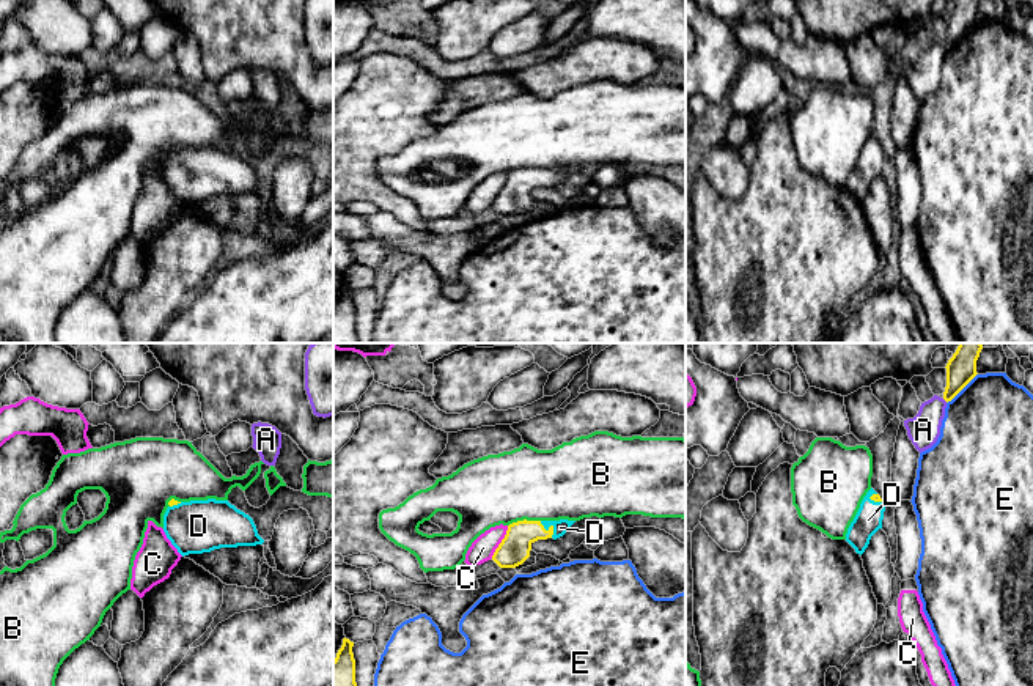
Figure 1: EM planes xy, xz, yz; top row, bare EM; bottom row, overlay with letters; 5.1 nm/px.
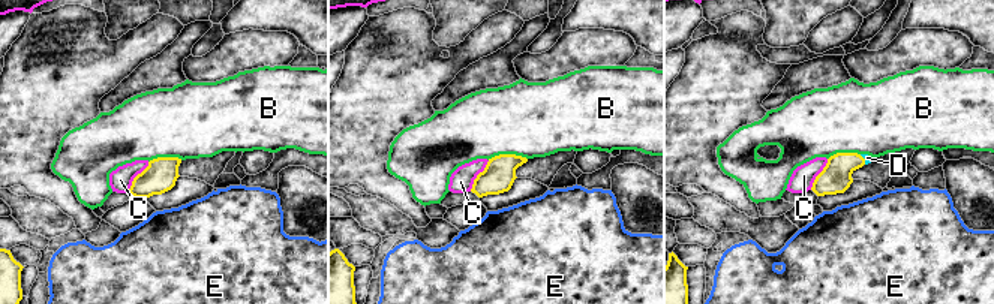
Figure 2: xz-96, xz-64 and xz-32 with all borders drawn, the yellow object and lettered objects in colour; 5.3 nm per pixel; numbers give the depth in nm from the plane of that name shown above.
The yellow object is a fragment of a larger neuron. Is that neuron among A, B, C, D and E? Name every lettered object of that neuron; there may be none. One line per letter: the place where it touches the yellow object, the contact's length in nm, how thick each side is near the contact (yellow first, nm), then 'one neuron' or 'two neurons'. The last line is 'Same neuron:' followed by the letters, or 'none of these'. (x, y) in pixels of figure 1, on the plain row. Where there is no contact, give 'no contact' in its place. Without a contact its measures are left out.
A: yz (945, 47) | 40 nm | 160/170 nm | two neurons
B: xz (524, 167) | 170 nm | 160/360 nm | two neurons
C: xz (502, 189) | 190 nm | 160/120 nm | two neurons
D: xz (551, 173) | 110 nm | 160/80 nm | one neuron
E: yz (961, 36) | 220 nm | 160/460 nm | two neurons
Same neuron: D

